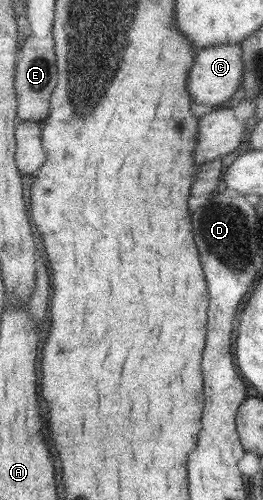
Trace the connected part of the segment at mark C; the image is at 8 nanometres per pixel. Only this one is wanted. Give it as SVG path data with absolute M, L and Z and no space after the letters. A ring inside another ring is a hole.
M219 44L197 49L193 56L193 65L187 71L185 90L189 92L191 101L194 103L209 103L213 107L218 107L239 89L241 69L244 69L244 67L243 62L241 62L241 46L239 44Z

